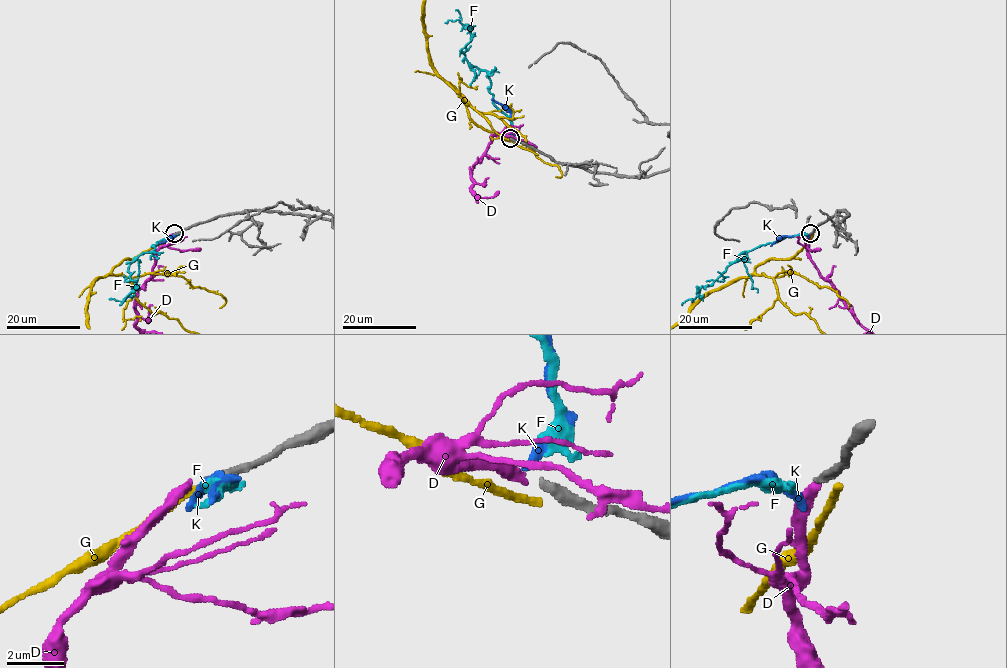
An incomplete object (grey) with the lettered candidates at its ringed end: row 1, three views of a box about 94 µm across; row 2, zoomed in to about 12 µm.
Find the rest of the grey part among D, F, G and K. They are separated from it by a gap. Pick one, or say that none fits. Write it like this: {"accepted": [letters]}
{"accepted": ["D"]}

